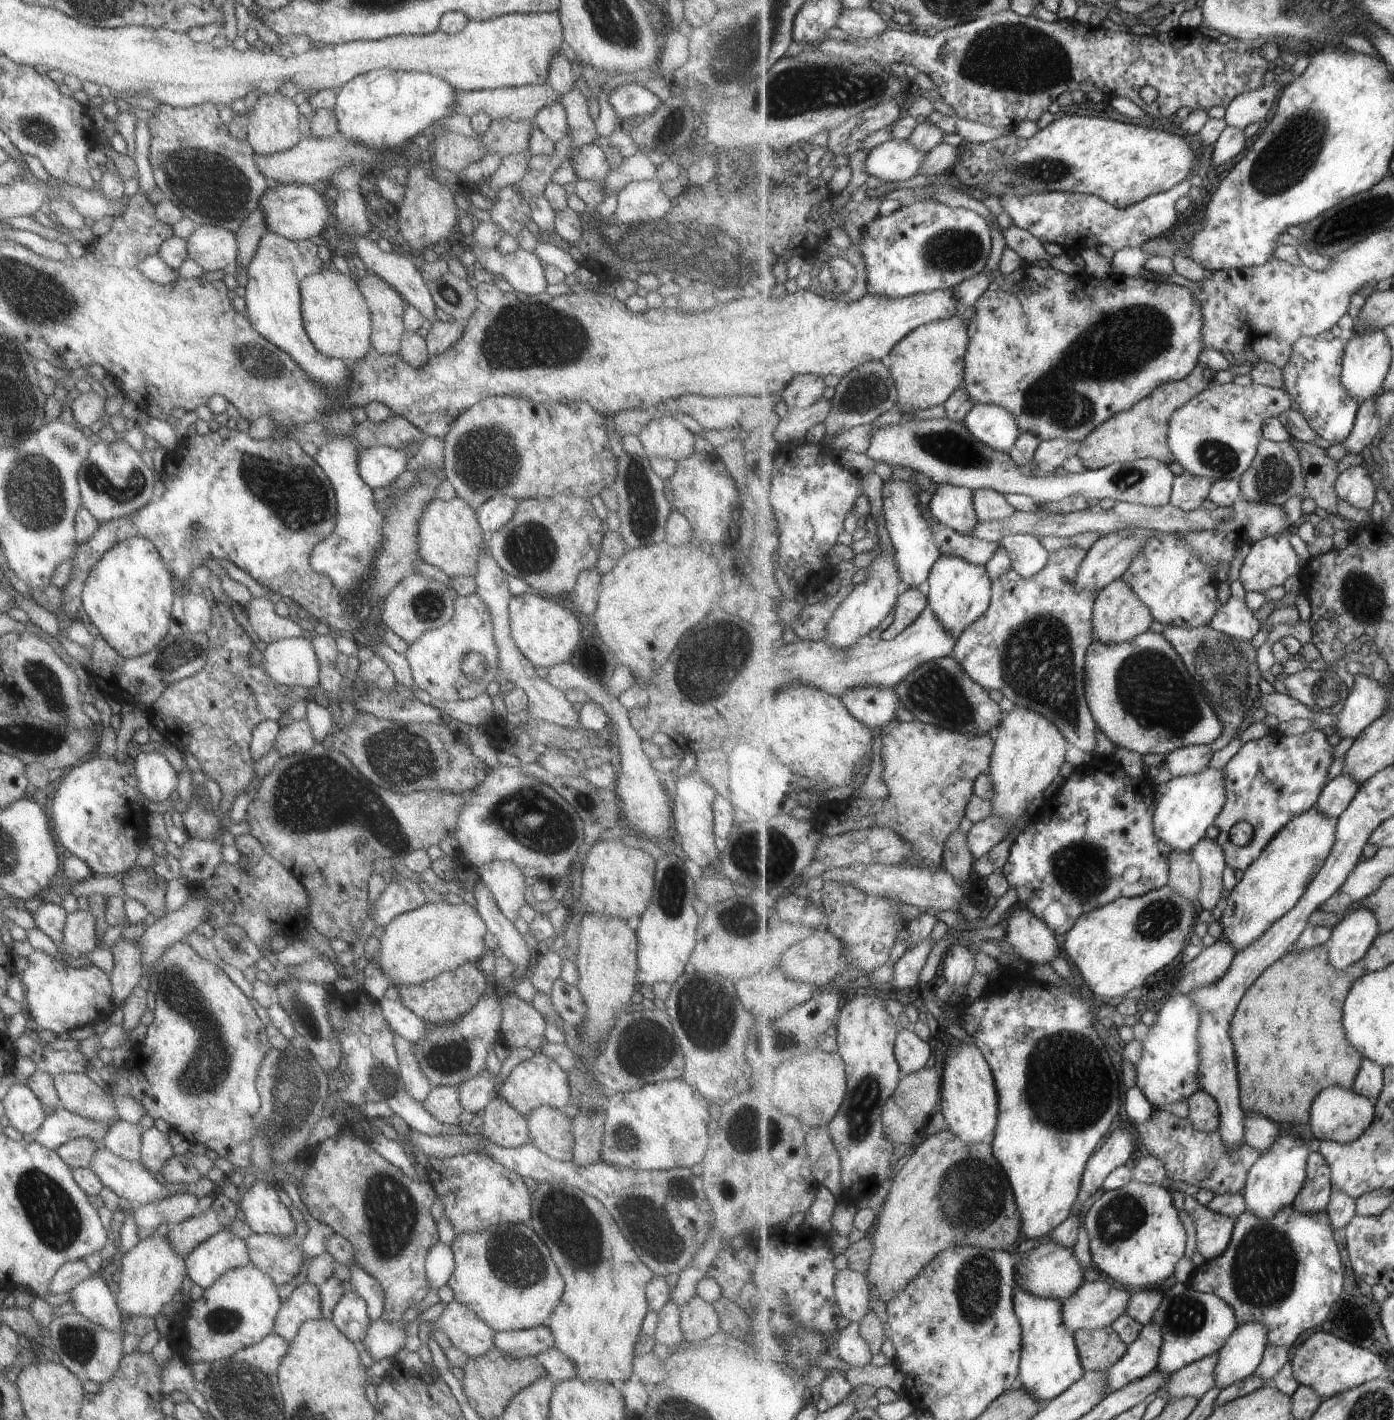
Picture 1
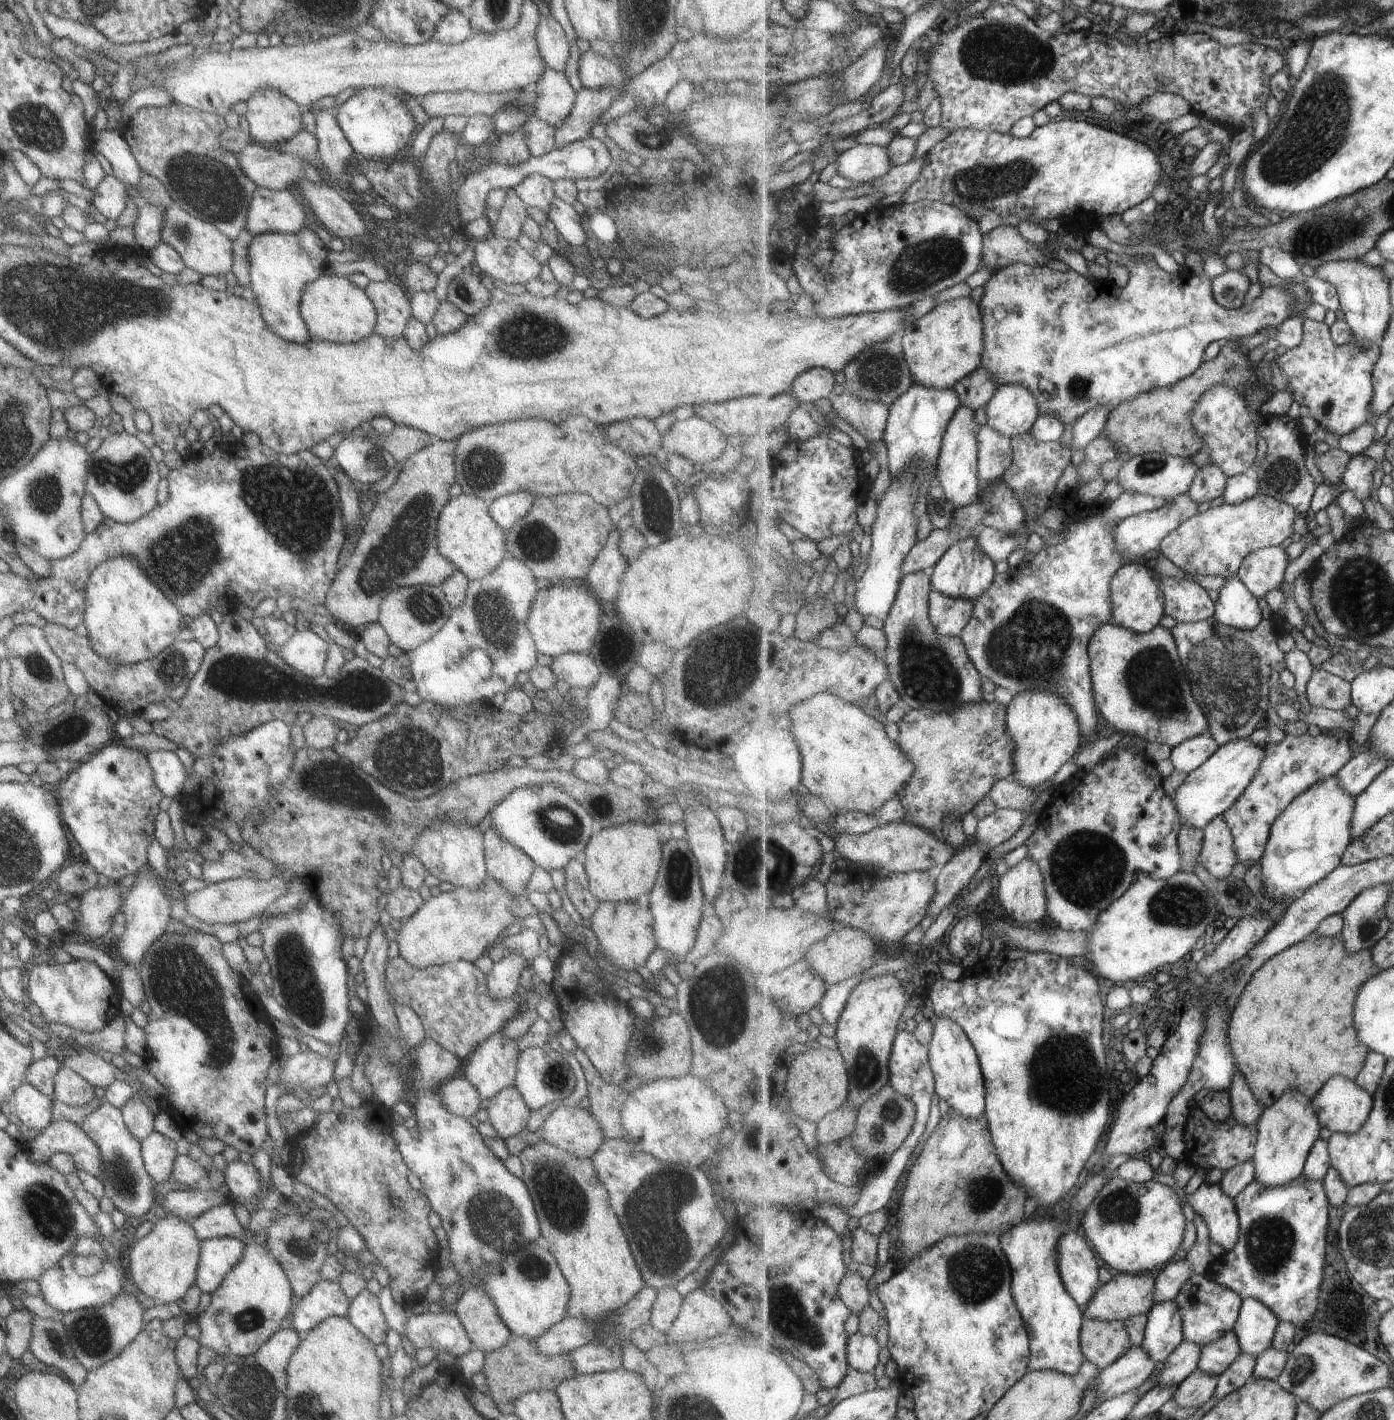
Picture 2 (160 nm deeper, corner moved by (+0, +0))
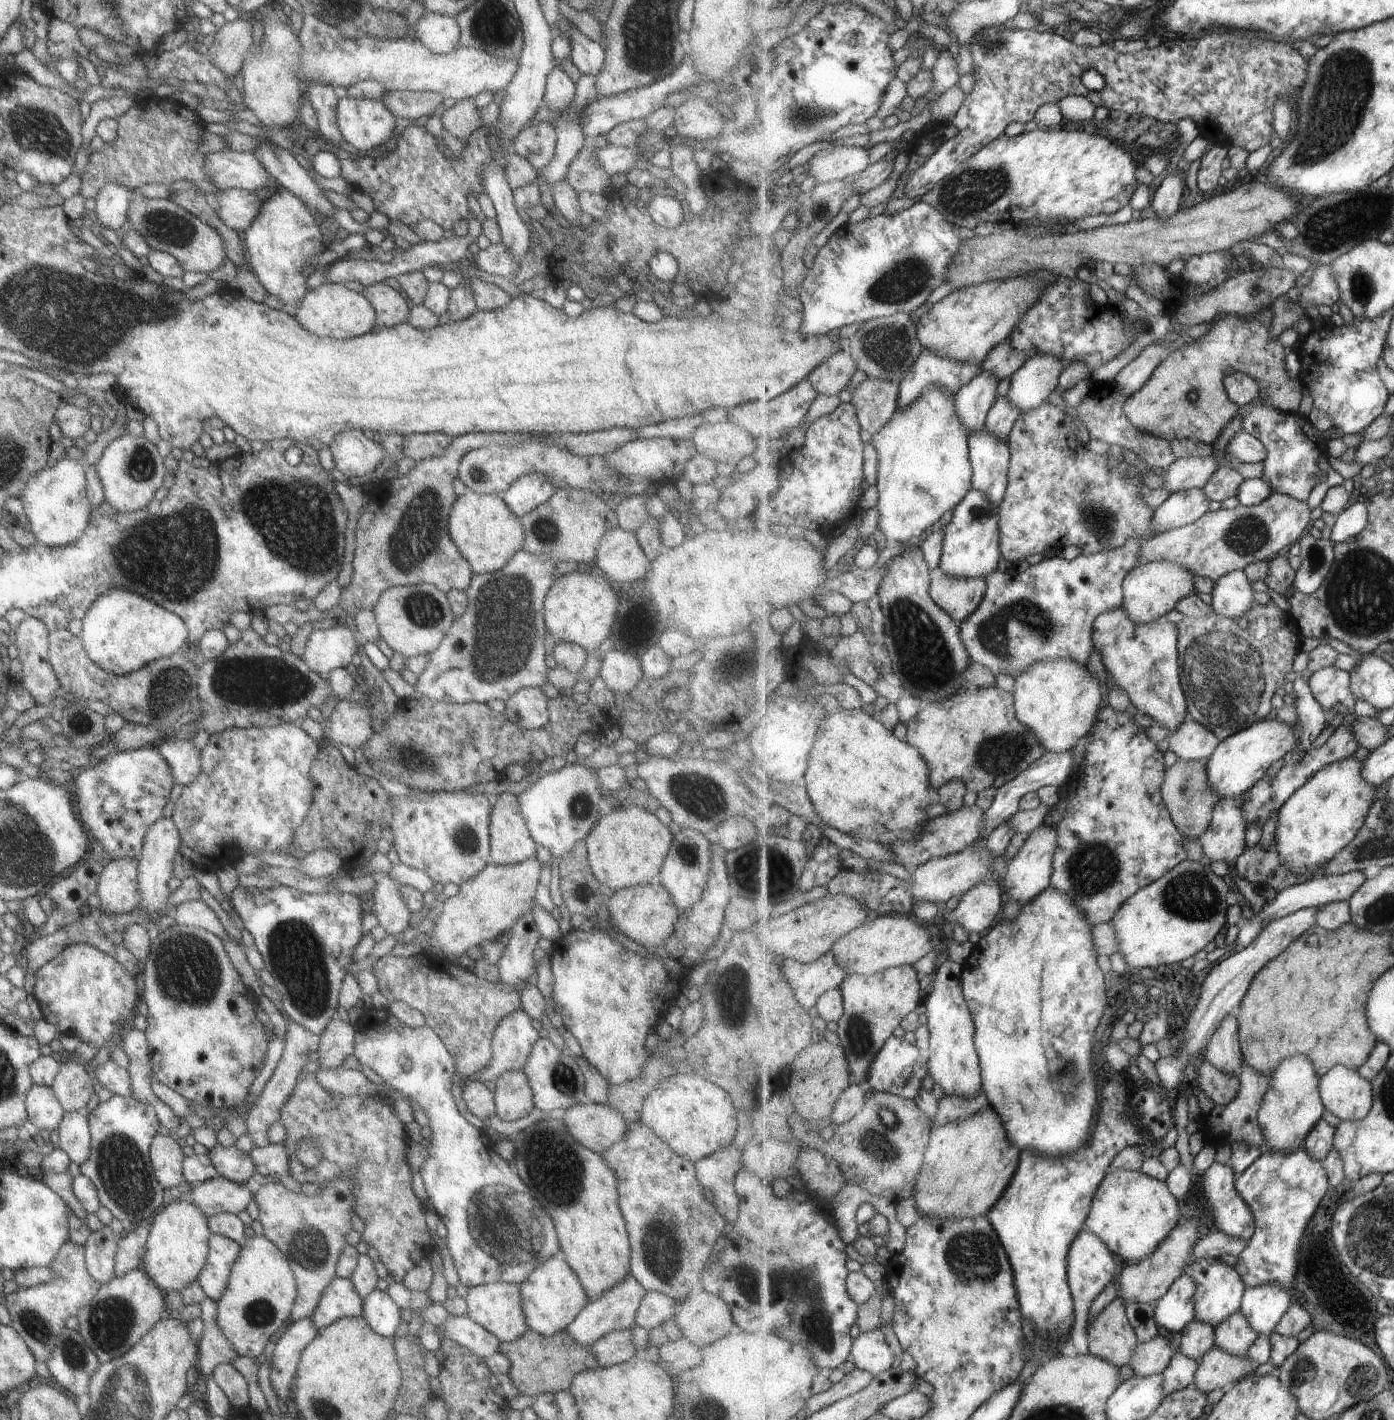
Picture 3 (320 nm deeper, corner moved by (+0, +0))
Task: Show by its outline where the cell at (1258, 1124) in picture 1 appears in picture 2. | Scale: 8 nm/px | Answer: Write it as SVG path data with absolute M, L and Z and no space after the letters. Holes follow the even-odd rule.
M1238 1066L1231 1081L1230 1095L1234 1115L1246 1125L1258 1125L1258 1118L1262 1115L1263 1106L1259 1104L1258 1098Z

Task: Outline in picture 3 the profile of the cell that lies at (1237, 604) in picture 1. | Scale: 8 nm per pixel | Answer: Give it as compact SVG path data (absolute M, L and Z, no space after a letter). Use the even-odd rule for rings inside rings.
M1236 571L1215 582L1212 606L1216 614L1228 618L1245 615L1255 605L1252 581L1244 571Z

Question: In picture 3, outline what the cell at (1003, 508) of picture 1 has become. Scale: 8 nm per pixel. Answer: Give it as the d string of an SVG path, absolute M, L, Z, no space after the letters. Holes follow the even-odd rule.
M1007 395L1001 396L991 408L985 428L995 438L1009 442L1011 430L1021 416L1022 410L1013 405Z

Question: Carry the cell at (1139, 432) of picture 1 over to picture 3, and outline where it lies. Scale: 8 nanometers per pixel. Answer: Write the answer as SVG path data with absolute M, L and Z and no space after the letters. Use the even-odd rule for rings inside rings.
M1272 311L1263 313L1258 321L1236 313L1226 313L1219 317L1203 336L1169 353L1153 372L1152 378L1147 380L1145 386L1128 398L1124 412L1129 421L1140 432L1163 440L1171 440L1171 442L1193 440L1213 445L1233 418L1240 415L1240 407L1231 400L1224 386L1226 376L1233 372L1244 373L1255 378L1260 385L1261 397L1268 404L1275 405L1283 412L1298 413L1305 390L1301 382L1297 378L1291 378L1285 368L1285 348L1277 338L1271 336L1271 320L1273 320Z

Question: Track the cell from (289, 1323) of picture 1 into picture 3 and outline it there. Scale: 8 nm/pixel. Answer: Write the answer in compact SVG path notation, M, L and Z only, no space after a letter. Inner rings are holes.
M334 1277L310 1314L310 1323L319 1330L344 1317L361 1317L362 1303L348 1279Z

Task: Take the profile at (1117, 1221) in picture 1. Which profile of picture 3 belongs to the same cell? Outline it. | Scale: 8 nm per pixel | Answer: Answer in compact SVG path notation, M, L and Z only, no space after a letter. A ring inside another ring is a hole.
M1119 1168L1110 1172L1097 1188L1086 1229L1097 1234L1123 1262L1135 1264L1161 1248L1180 1222L1180 1203L1165 1181L1143 1172Z

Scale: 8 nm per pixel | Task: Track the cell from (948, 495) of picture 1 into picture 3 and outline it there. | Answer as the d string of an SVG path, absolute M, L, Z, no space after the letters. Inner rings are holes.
M984 371L976 379L970 381L960 393L956 394L956 408L962 423L968 429L969 438L971 438L973 432L981 432L982 429L985 429L989 412L998 400L997 390L1000 388L999 384L1000 379L995 373Z

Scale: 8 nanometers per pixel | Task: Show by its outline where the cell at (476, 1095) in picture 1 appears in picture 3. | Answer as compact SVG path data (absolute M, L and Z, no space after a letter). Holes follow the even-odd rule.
M520 1008L511 1011L506 1014L497 1023L495 1030L490 1040L491 1058L490 1062L473 1073L469 1079L479 1080L490 1080L493 1082L502 1072L520 1069L523 1063L526 1061L527 1055L530 1053L533 1043L539 1038L538 1031L531 1025L531 1019L521 1010Z

